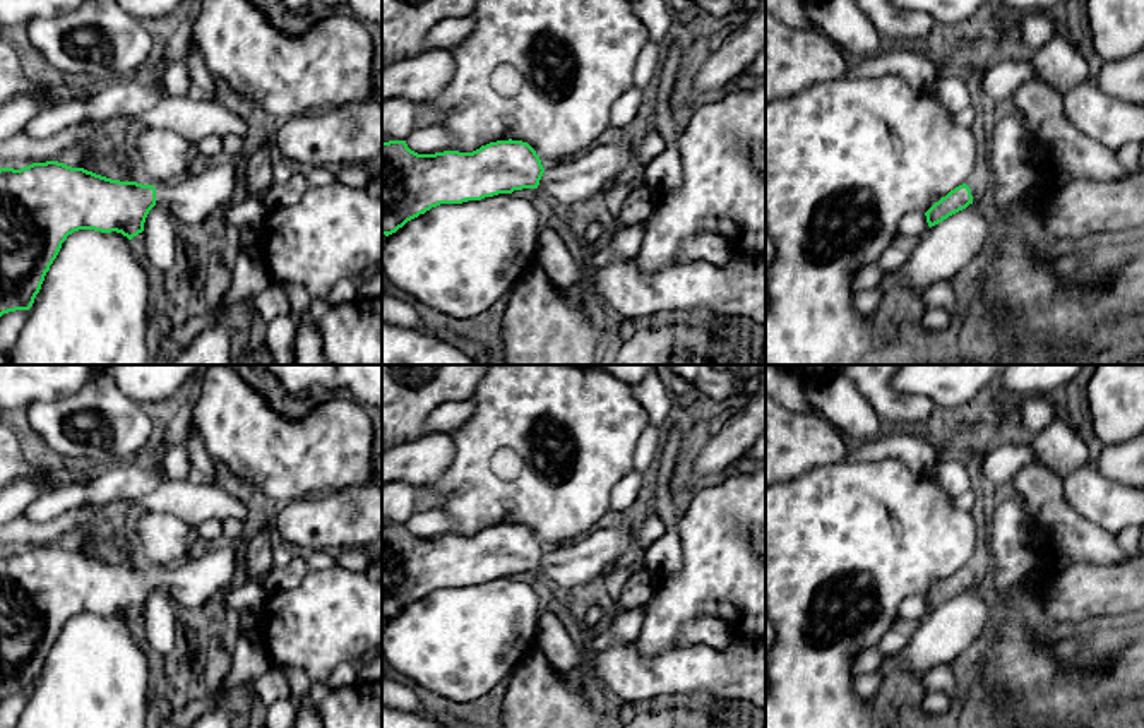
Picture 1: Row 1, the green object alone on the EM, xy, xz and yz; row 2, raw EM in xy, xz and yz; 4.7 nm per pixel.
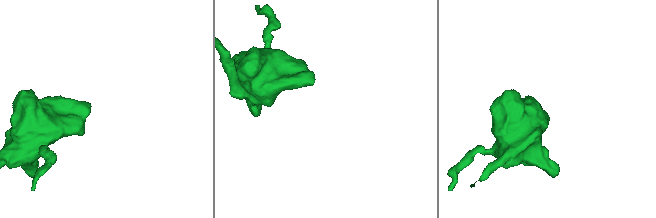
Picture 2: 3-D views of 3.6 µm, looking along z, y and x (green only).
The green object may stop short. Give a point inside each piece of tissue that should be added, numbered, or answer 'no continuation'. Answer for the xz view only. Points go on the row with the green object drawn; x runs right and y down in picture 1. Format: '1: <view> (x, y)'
1: xz (584, 175)

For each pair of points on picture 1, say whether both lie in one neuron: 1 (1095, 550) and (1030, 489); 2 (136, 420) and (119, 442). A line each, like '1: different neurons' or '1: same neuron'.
1: same neuron
2: same neuron

